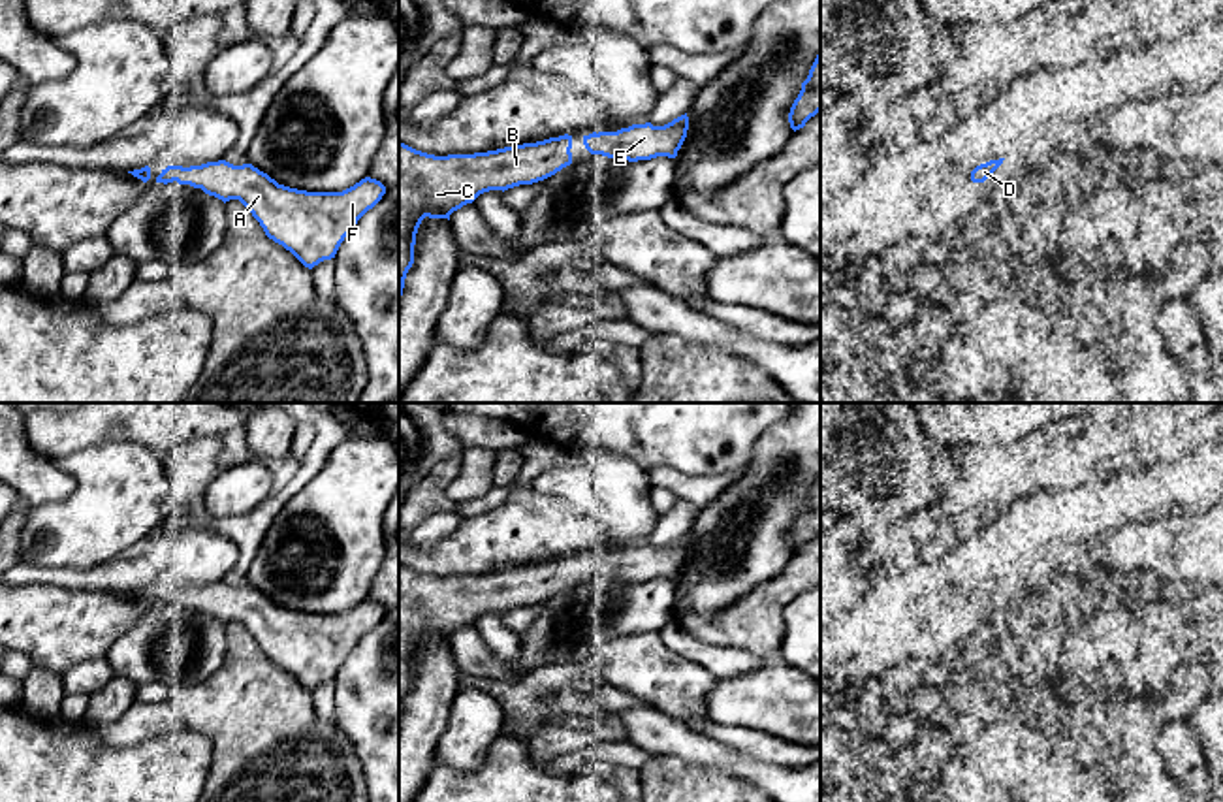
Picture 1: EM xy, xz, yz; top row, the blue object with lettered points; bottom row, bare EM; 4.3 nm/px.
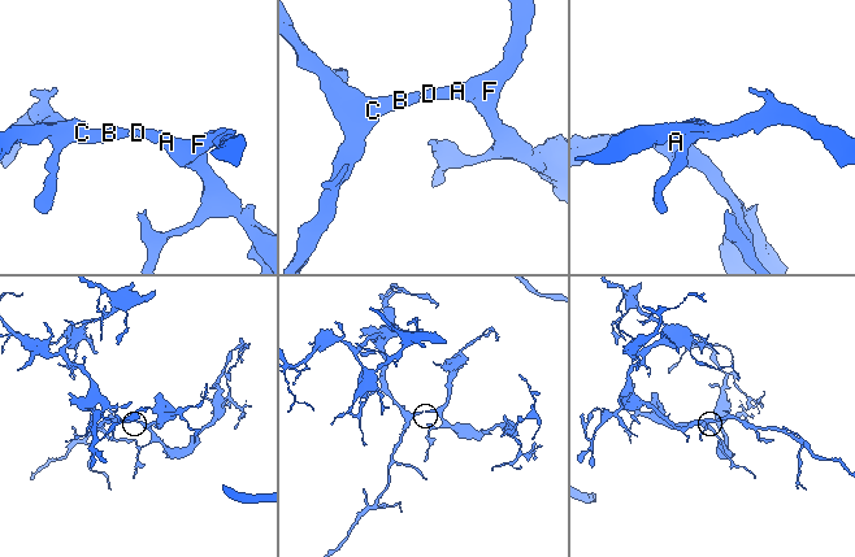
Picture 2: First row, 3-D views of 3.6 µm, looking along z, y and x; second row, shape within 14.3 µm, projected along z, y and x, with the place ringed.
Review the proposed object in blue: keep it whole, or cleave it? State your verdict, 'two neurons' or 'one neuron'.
one neuron

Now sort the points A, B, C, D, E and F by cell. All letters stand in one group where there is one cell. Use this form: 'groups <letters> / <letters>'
groups A B C D E F

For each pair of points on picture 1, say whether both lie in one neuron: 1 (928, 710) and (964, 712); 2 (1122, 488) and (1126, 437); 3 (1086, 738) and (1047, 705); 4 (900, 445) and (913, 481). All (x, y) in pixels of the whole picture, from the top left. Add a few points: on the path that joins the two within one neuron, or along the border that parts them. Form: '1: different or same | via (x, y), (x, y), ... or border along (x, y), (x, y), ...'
1: same | via (937, 710), (954, 712)
2: different | border along (1165, 456), (1144, 467), (1116, 473)
3: same | via (1077, 729), (1056, 710)
4: same | via (900, 454), (900, 467), (904, 471)

